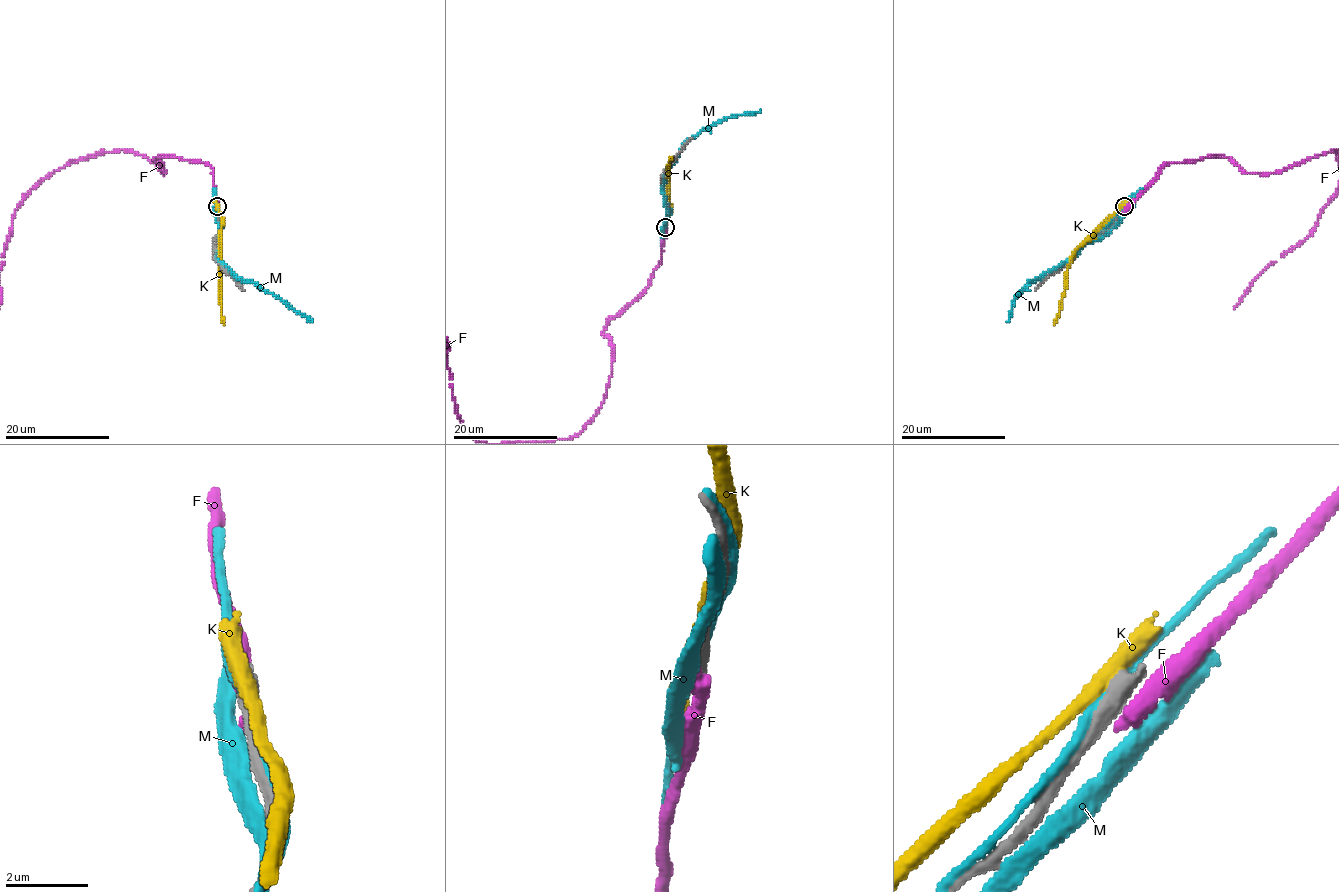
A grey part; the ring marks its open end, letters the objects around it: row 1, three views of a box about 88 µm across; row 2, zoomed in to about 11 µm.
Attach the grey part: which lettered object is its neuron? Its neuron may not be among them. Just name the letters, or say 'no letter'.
no letter

